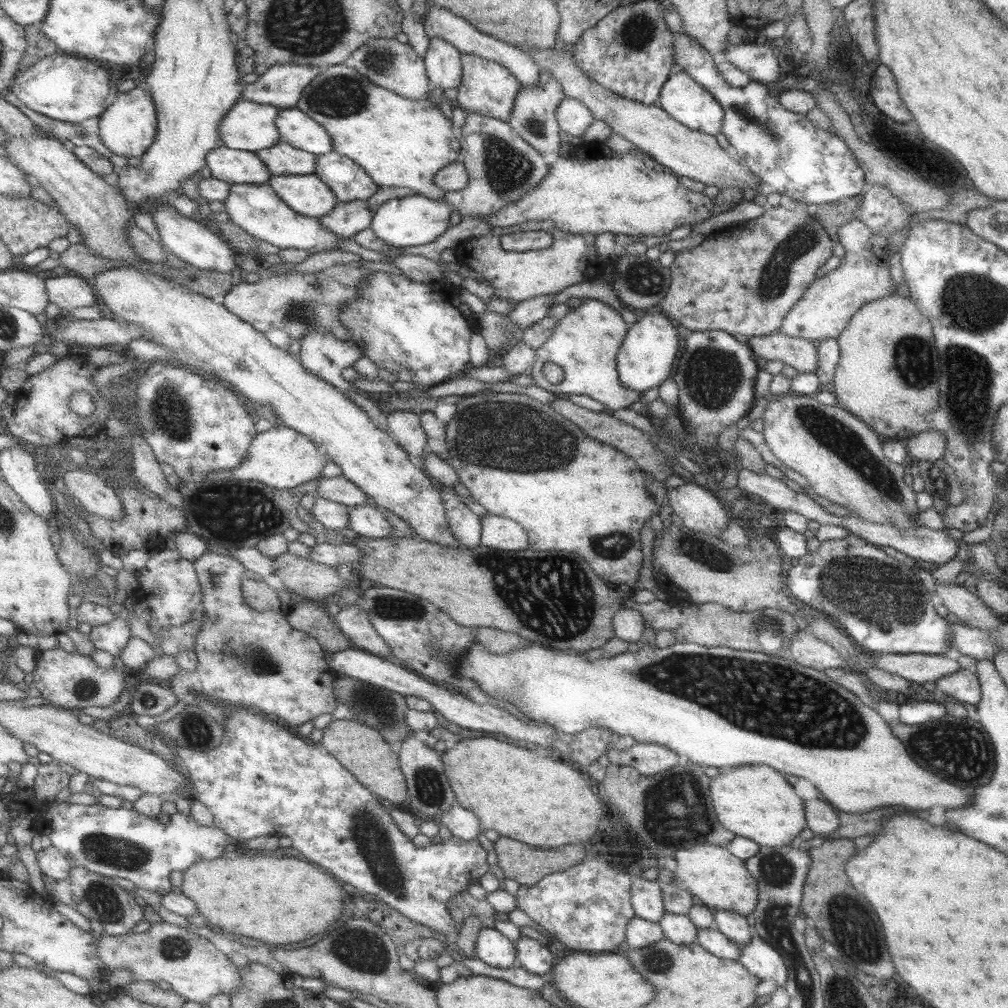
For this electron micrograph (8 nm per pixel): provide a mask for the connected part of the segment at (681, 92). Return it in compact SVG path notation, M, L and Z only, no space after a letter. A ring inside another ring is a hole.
M684 70L668 77L659 94L658 104L667 114L670 114L672 118L683 126L690 128L690 130L698 130L712 136L716 136L722 131L725 116L725 110L722 105L712 96L709 90L698 84Z

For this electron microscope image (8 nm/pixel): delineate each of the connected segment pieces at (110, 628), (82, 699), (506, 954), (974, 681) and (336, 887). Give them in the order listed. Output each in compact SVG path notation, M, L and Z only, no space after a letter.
M117 617L111 623L93 627L90 639L96 648L121 656L133 639L132 628L125 619Z
M62 647L38 651L37 666L34 670L34 683L44 698L50 700L51 704L66 709L88 708L88 706L107 707L116 702L124 690L130 689L135 682L133 675L125 670L119 672L114 669L104 669L98 666L96 661L82 653L70 653Z
M485 927L481 932L477 957L492 967L510 969L519 966L517 943L497 928Z
M960 669L943 676L935 682L935 686L946 696L954 697L962 703L977 705L981 699L981 686L973 669Z
M227 855L213 861L198 861L185 872L181 890L193 898L199 906L200 913L213 929L250 938L258 938L270 944L290 944L310 940L316 934L322 934L332 922L336 922L344 912L342 884L322 872L318 866L298 860L298 858L276 858L274 856Z

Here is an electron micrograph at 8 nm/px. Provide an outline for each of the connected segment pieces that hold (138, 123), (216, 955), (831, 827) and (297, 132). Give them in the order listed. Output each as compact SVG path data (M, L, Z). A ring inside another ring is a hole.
M132 86L128 92L118 92L117 101L110 105L100 122L103 142L117 155L144 157L159 134L159 112L157 102L147 86Z
M160 921L152 924L152 928L144 933L130 933L124 936L100 935L98 943L98 956L104 963L107 979L112 981L112 972L116 969L128 970L136 981L158 982L165 981L173 986L175 992L185 996L190 1002L199 1002L202 1006L208 1005L221 994L236 994L242 985L242 972L240 968L230 960L228 954L224 954L214 942L210 942L199 933L193 932L190 927L182 927L170 922Z
M824 798L803 800L807 827L815 835L830 834L840 826L837 809Z
M297 106L281 110L278 127L285 142L300 149L319 155L335 150L334 136L311 114Z

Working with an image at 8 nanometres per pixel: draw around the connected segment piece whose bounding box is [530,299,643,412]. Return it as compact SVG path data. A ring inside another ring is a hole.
M597 299L584 300L578 308L564 316L551 339L538 349L539 359L530 373L536 386L565 396L586 394L604 404L609 412L628 408L632 403L640 401L643 393L630 390L620 381L616 361L621 346L629 336L630 327L618 306L610 306L610 302ZM548 362L554 362L563 368L566 372L564 381L553 384L546 378L544 366Z

